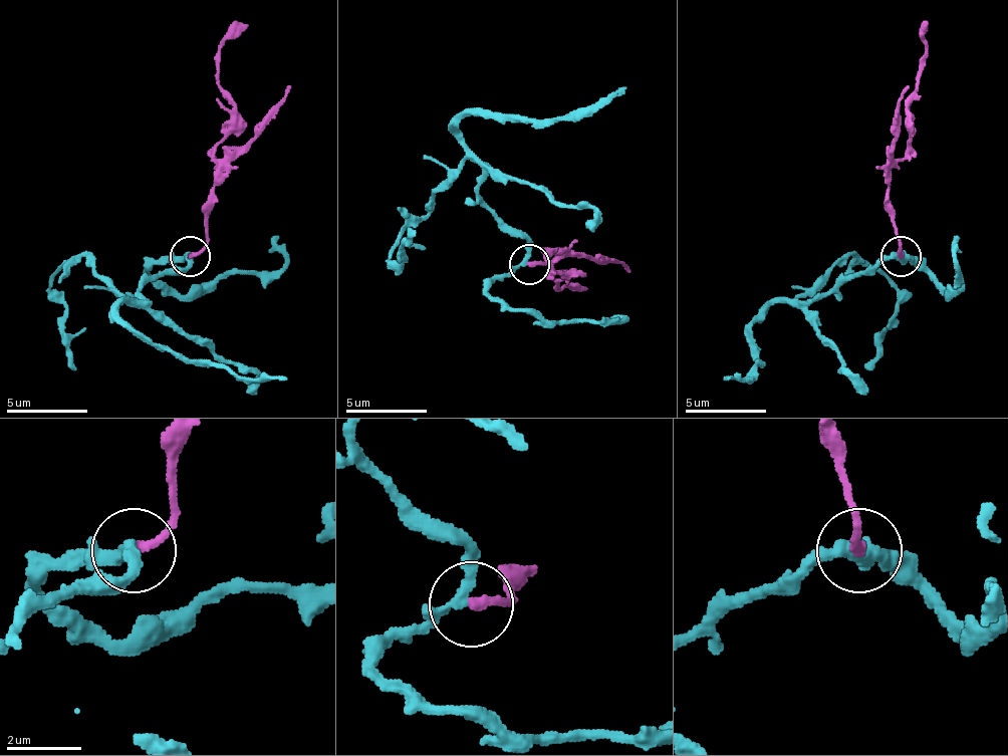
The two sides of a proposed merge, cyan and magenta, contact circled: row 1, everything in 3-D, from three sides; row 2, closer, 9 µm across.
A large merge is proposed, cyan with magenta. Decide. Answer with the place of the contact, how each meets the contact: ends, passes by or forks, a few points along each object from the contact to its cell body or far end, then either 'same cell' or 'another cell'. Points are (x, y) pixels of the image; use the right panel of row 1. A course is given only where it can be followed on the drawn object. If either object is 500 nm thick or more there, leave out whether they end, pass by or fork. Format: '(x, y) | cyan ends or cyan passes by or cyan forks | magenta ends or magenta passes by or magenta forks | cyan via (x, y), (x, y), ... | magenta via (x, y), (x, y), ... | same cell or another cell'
(901, 256) | cyan passes by | magenta ends | cyan via (902, 257), (796, 302), (849, 257), (861, 257), (886, 277), (898, 289), (894, 322), (882, 354), (865, 370) | magenta via (902, 257), (890, 172), (906, 156), (910, 94), (918, 82), (926, 46), (926, 26) | same cell

